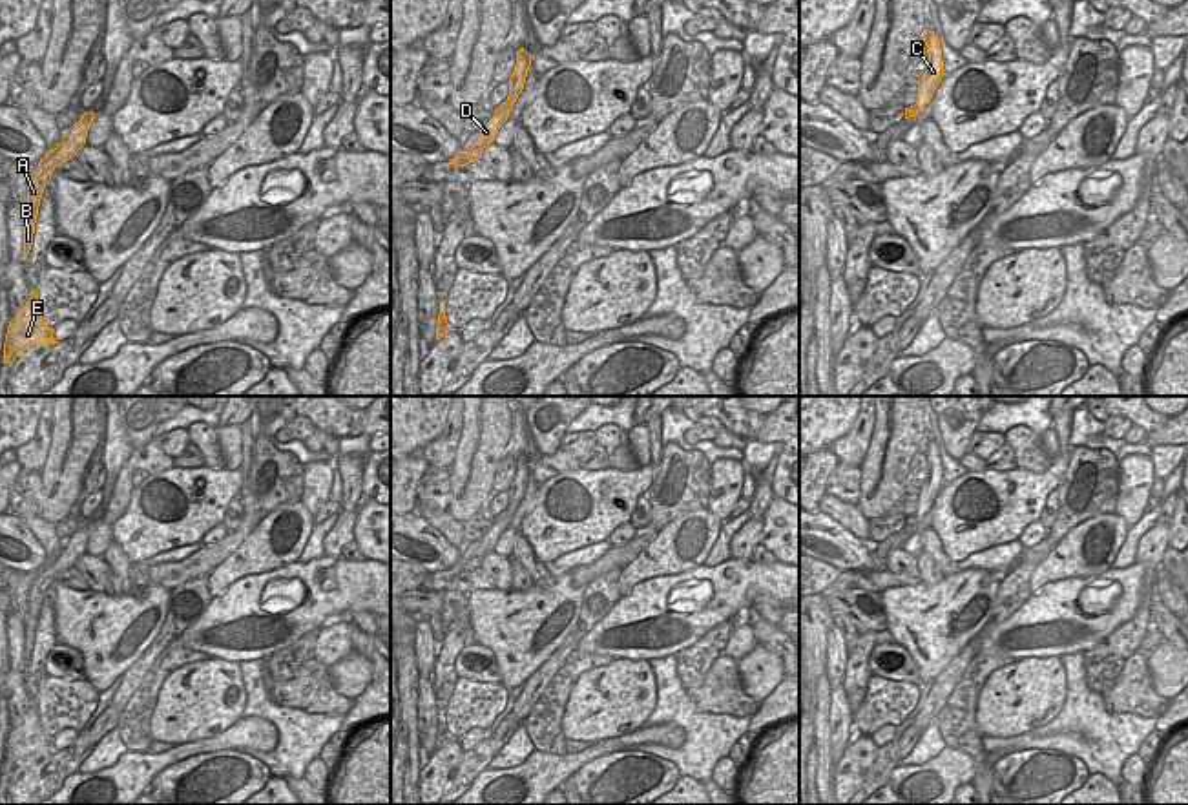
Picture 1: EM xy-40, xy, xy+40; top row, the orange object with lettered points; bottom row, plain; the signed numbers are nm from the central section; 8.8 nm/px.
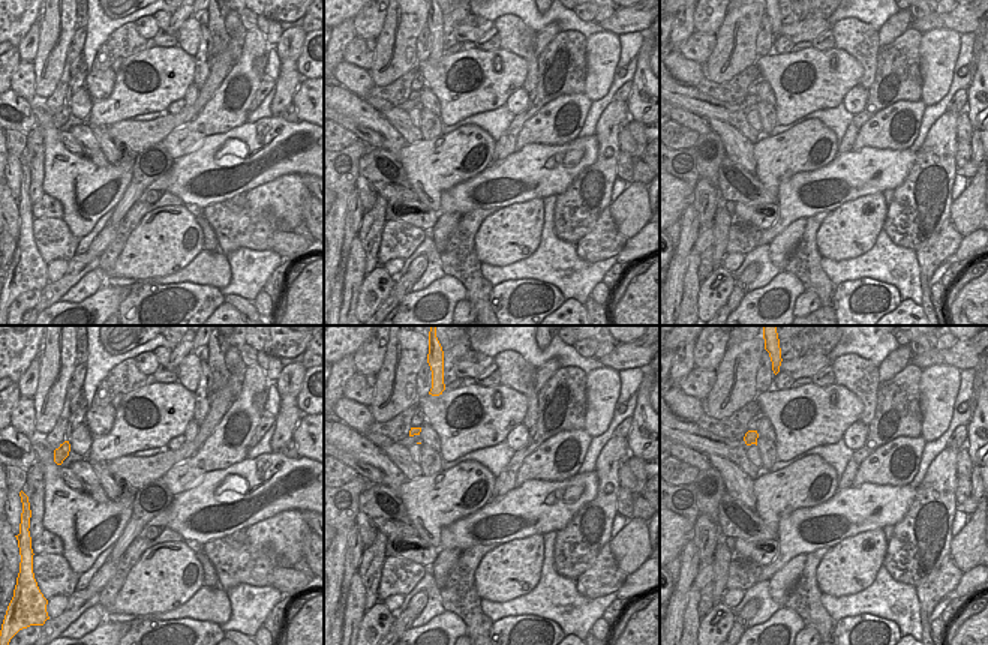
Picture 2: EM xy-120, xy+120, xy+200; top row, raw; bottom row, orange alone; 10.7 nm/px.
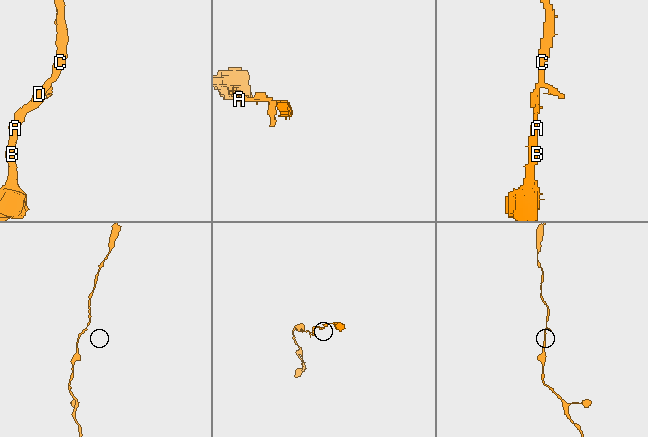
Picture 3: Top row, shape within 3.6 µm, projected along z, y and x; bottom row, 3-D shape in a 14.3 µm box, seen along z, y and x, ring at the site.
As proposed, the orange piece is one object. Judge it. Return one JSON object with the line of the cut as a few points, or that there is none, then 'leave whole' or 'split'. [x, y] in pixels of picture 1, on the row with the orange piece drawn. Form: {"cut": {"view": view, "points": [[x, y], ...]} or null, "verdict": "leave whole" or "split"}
{"cut": null, "verdict": "leave whole"}

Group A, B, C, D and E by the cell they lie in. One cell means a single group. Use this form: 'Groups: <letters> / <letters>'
Groups: A B C D E.

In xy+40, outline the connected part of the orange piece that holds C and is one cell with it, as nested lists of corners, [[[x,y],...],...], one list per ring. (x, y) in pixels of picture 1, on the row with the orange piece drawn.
[[[927,29],[923,42],[927,46],[929,64],[923,77],[918,80],[918,100],[914,106],[905,108],[905,119],[916,117],[923,106],[931,102],[934,89],[943,77],[943,60],[938,35]]]

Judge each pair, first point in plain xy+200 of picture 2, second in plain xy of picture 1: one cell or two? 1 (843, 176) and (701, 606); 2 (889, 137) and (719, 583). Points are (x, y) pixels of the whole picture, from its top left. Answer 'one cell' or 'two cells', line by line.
1: one cell
2: two cells

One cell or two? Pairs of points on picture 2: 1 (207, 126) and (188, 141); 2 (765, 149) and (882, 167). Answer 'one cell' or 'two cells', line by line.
1: one cell
2: two cells

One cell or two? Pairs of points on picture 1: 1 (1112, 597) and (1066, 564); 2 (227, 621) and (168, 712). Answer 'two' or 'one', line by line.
1: two
2: two

